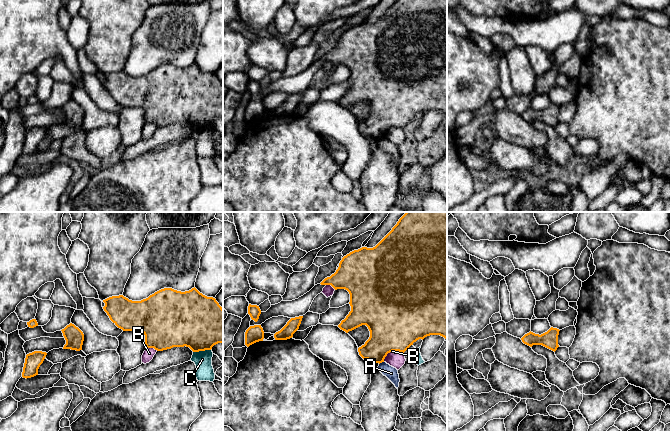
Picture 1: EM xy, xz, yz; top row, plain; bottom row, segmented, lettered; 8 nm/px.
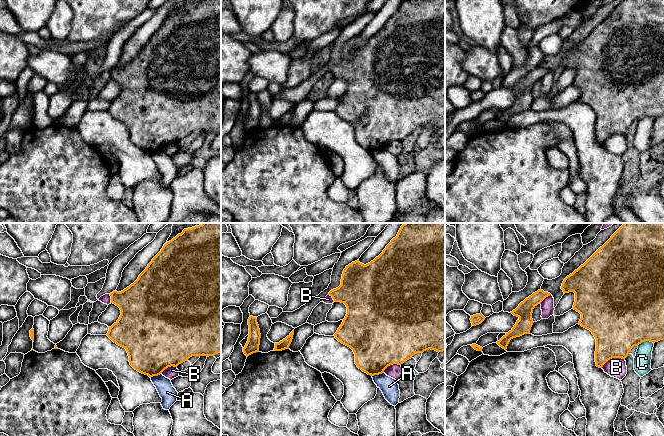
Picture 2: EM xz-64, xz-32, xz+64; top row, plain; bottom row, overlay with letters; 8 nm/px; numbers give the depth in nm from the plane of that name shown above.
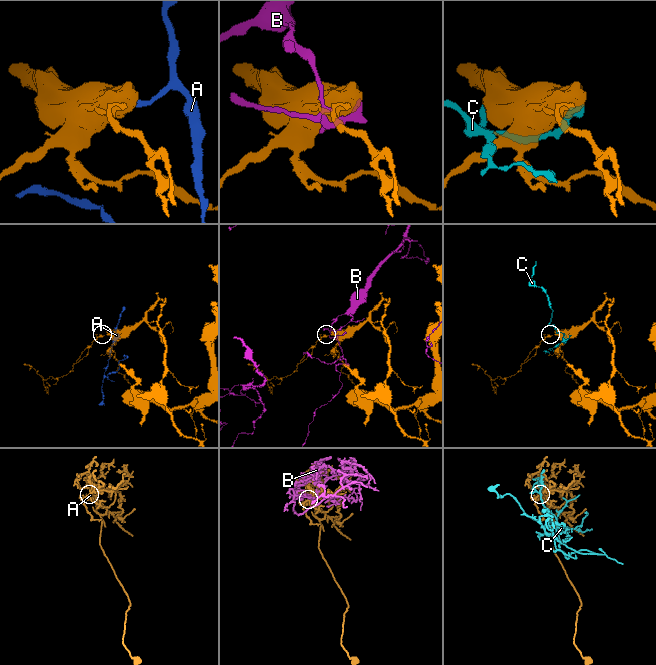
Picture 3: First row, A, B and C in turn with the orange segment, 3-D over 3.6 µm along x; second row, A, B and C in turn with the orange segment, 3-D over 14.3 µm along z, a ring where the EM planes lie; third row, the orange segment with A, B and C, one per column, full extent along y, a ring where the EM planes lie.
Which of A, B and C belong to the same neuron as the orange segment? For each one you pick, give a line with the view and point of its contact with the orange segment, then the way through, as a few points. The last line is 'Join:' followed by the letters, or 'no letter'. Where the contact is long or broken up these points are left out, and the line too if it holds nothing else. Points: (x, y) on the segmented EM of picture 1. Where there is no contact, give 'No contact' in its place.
Join: no letter

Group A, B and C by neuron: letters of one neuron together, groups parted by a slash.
A / B / C

